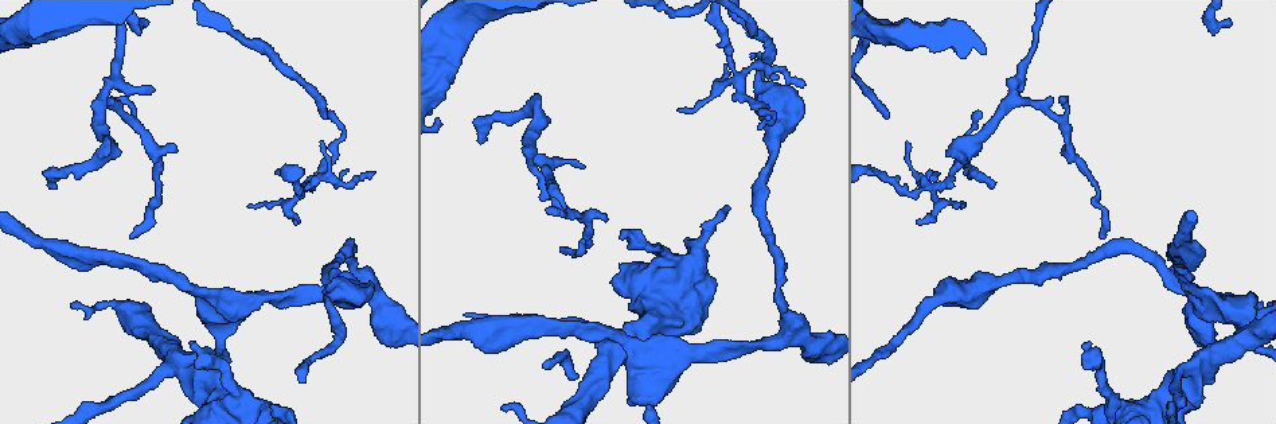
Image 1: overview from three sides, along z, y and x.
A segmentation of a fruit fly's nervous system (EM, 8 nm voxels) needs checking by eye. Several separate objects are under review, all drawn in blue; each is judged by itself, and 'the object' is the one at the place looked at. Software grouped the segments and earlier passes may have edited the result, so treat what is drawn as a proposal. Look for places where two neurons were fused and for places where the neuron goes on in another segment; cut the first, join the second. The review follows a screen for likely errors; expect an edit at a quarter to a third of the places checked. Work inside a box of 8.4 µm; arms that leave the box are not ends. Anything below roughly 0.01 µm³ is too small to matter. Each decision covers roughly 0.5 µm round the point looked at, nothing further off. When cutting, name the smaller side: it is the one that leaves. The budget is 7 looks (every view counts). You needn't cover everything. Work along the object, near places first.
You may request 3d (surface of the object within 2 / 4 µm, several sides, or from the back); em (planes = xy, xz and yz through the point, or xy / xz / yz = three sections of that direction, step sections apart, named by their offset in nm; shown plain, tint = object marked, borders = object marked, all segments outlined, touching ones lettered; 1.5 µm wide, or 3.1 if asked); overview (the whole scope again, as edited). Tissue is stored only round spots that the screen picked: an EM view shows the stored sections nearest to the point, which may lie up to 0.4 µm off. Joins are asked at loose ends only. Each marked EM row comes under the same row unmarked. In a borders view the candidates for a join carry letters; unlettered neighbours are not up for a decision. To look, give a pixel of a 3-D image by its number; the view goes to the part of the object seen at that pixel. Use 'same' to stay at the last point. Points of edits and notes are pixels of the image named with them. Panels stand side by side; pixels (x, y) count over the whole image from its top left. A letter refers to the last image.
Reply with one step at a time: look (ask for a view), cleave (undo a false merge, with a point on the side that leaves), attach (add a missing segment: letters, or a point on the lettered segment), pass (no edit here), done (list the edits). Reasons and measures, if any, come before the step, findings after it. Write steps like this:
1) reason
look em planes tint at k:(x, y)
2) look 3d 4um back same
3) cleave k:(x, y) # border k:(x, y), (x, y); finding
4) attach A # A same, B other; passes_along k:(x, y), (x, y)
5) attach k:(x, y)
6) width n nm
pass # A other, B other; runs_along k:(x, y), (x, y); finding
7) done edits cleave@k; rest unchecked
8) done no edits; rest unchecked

thick turns thin
look em xz step 8 borders at 1:(762, 72)

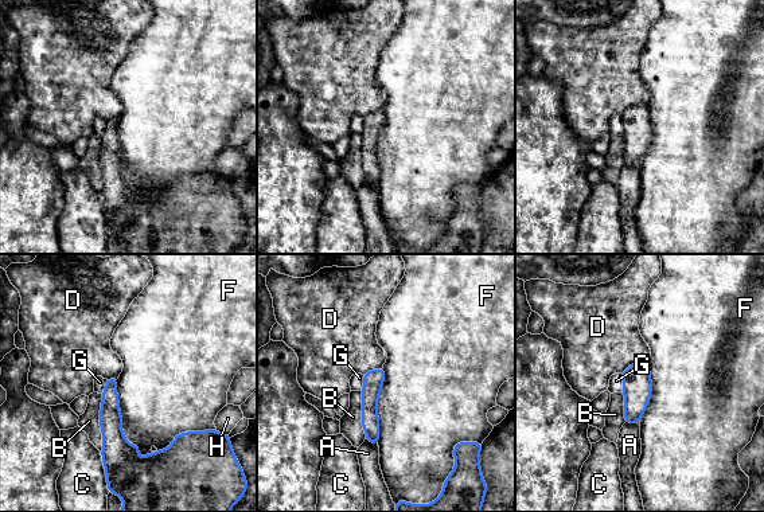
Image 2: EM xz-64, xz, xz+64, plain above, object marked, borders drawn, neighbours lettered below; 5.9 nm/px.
look em planes borders same

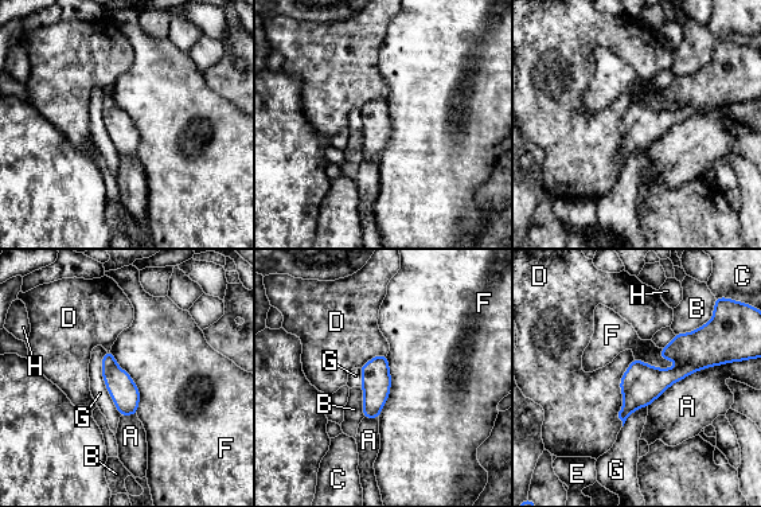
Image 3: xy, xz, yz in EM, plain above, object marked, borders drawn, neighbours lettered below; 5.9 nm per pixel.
pass # A other, B other, C other, D other, E other, F other, G other, H other; all the same neuron

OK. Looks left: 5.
three arms meet
look 3d 2um at 1:(919, 190)

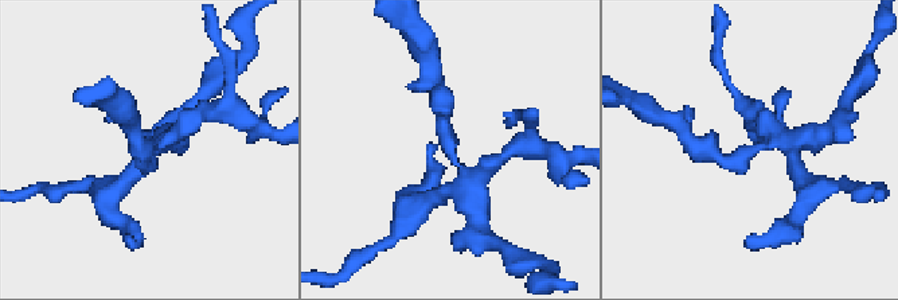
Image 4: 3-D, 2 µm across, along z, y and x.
look em planes borders at 4:(764, 147)

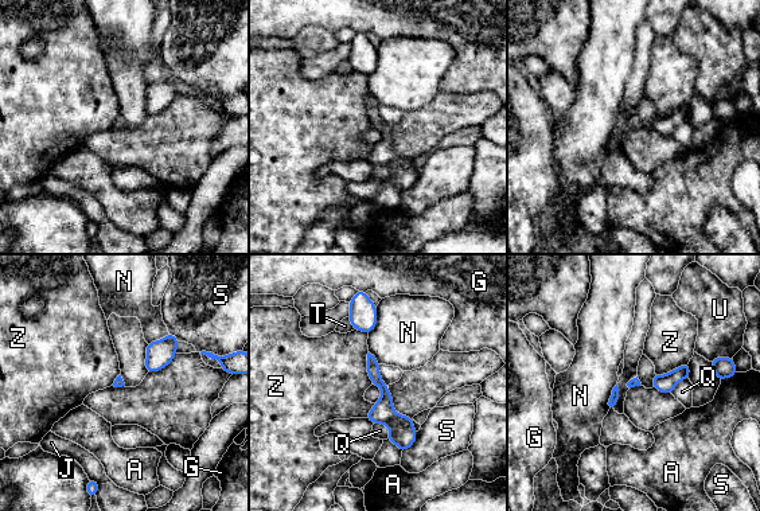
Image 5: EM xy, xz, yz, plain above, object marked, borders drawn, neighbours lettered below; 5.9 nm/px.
width 60 nm
pass # A other, G other, J other, N other, Q other, S other, T other, U other, Z other; runs_along 5:(370, 358), (404, 447); one neuron here

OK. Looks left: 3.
tapers out
look em planes borders at 1:(130, 236)

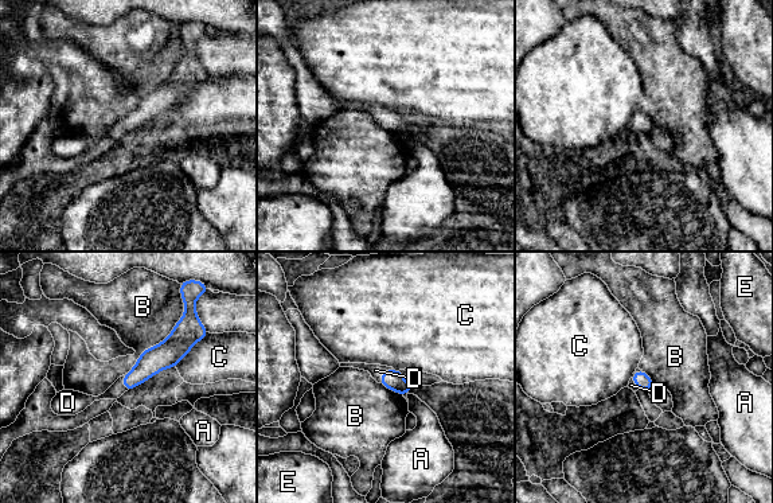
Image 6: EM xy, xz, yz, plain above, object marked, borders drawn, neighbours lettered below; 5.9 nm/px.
attach D # A other, B other, C other, D same, E other; passes_along 6:(393, 379), (383, 373), (375, 370); it goes on there

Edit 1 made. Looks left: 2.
done edits attach@6; rest unchecked

